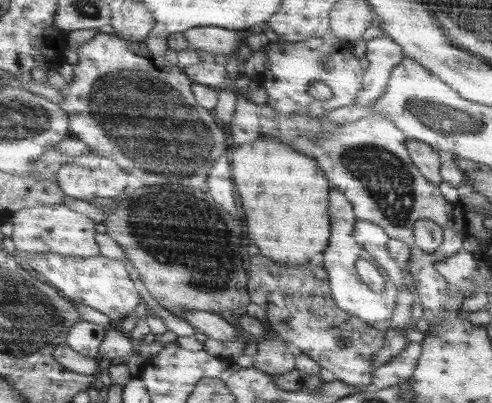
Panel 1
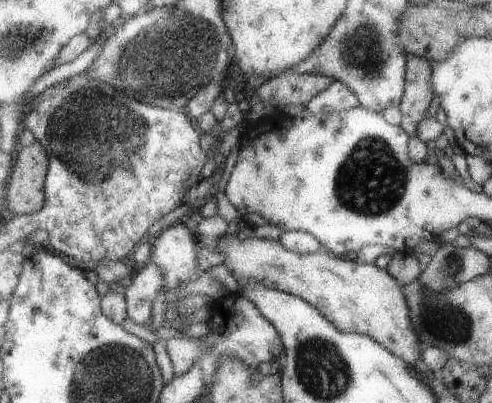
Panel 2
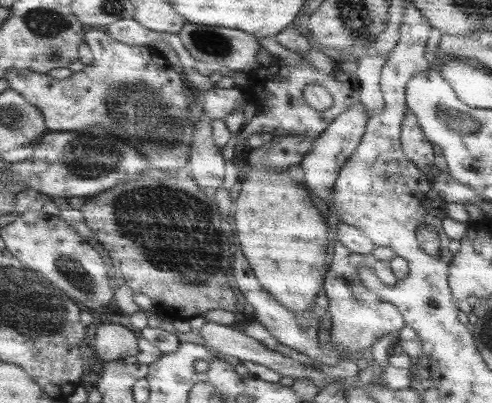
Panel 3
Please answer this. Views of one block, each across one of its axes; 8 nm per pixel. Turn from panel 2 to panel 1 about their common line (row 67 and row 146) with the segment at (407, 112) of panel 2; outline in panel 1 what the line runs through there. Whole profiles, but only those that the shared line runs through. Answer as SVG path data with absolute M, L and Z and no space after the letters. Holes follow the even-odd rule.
M407 140L409 144L409 152L413 162L417 164L417 168L421 170L421 174L433 182L433 186L441 186L443 178L441 178L441 160L445 158L445 154L437 152L433 146L423 144L419 140Z

